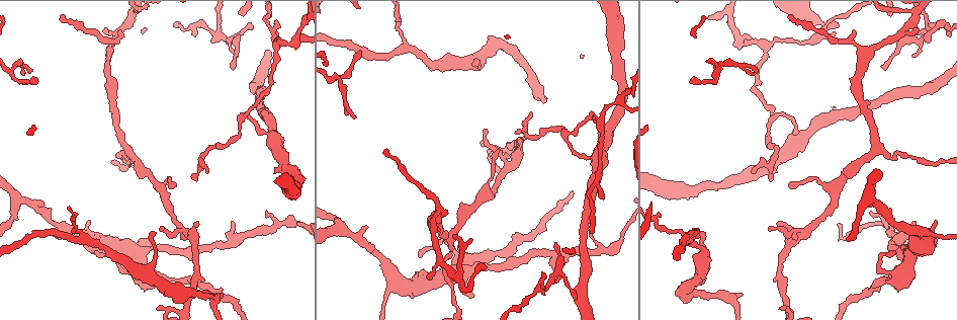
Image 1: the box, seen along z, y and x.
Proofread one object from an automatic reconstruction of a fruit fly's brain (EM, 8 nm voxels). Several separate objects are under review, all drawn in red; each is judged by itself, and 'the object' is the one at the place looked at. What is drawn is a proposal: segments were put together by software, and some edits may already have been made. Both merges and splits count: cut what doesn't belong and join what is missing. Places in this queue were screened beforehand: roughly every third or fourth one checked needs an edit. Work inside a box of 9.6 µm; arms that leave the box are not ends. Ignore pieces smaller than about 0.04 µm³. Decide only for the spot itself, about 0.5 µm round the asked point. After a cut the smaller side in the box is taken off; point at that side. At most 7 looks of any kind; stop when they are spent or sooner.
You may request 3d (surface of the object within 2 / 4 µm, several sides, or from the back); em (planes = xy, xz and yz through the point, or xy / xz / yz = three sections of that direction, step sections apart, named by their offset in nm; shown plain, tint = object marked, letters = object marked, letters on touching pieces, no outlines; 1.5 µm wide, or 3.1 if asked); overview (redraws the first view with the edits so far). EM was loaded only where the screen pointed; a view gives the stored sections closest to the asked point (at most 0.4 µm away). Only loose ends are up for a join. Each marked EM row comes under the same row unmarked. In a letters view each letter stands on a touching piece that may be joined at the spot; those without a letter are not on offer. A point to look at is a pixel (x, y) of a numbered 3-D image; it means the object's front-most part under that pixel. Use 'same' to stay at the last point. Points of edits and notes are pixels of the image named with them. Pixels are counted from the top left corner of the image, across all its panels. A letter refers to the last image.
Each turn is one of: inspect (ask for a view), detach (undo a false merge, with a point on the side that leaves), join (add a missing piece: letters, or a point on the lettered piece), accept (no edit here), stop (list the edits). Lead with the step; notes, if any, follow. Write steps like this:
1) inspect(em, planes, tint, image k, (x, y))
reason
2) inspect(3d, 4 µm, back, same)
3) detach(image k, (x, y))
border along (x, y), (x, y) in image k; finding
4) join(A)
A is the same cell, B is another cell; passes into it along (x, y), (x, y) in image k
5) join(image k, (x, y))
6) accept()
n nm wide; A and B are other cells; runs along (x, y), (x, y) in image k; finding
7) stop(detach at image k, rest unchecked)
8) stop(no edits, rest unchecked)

inspect(em, planes, tint, image 1, (160, 227))
tapers out

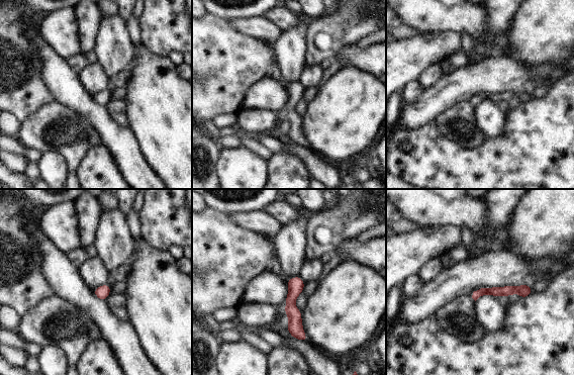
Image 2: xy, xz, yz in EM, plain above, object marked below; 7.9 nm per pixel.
inspect(em, planes, letters, same)
what lies round it

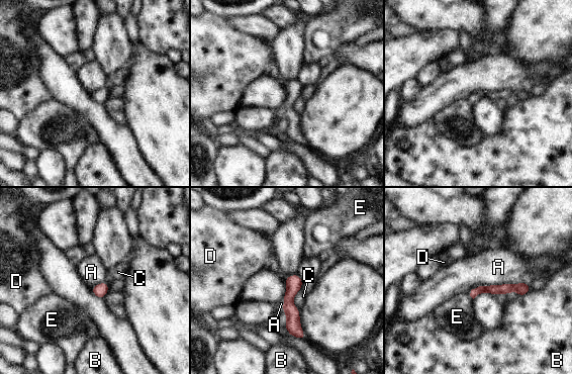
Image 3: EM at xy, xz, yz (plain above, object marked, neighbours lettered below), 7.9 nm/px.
accept()
80 nm wide; A, B, C, D and E are other cells; border along (521, 281), (477, 285), (469, 294) in image 3; no lettered piece goes on from it

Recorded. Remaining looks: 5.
inspect(3d, 2 µm, image 1, (156, 233))
branch stops here

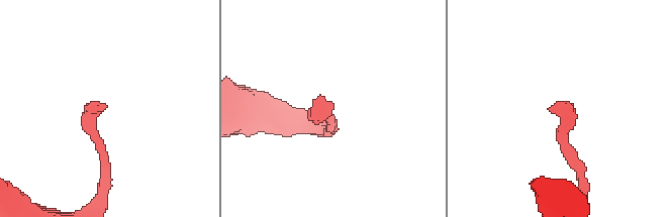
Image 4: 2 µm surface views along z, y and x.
inspect(em, xy, step 8, tint, image 4, (556, 104))
shape alone is not enough

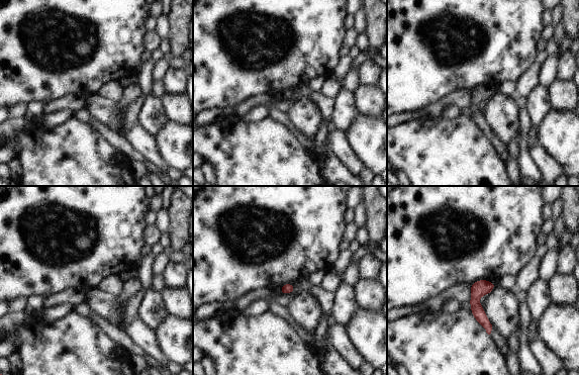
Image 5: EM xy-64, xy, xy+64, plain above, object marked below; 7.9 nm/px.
inspect(em, xy, step 8, letters, same)

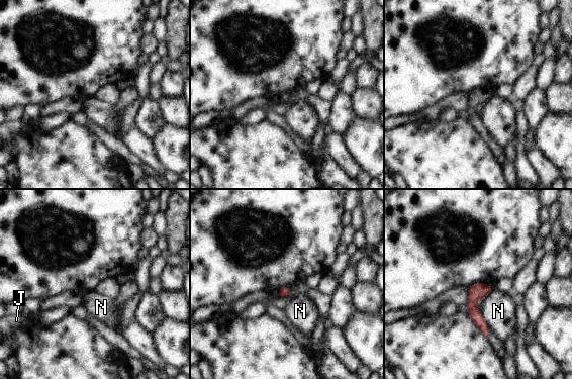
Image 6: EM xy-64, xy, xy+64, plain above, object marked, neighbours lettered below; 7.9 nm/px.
accept()
J and N are other cells; no lettered piece goes on from it

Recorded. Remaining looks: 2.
inspect(em, planes, letters, image 1, (770, 180))

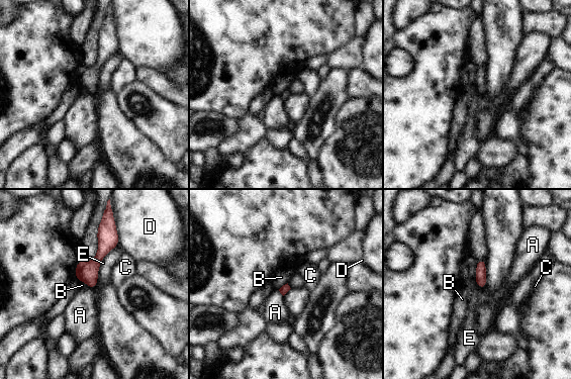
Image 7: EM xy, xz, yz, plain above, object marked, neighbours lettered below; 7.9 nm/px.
accept()
A, B, C, D and E are other cells; border along (287, 282), (279, 289) in image 7; none of them fits

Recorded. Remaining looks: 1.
stop(no edits, rest unchecked)

